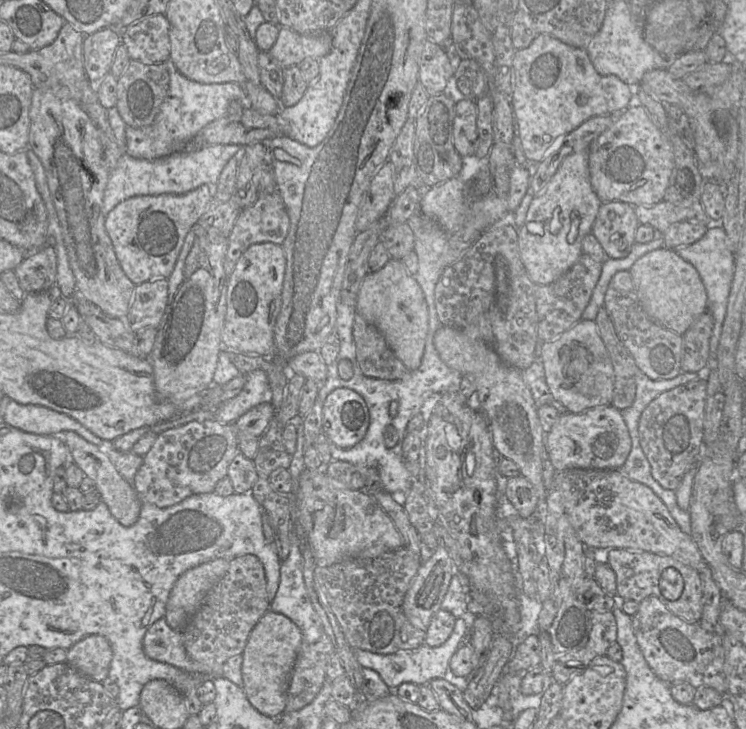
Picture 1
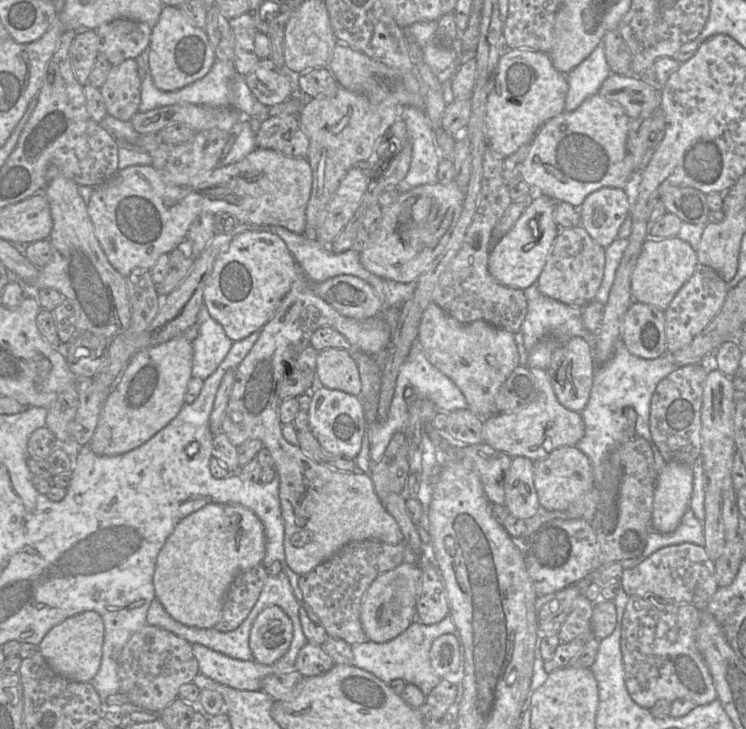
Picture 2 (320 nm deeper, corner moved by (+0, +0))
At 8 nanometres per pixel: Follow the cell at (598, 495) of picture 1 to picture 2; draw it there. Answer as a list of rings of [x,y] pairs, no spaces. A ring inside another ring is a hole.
[[[562,446],[547,457],[532,461],[534,487],[540,507],[547,511],[563,511],[594,487],[592,466],[587,456],[575,446]]]

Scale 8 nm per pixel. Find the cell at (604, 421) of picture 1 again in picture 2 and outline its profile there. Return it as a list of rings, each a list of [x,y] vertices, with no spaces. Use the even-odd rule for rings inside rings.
[[[528,367],[537,383],[537,396],[528,405],[511,413],[497,413],[483,421],[483,442],[511,458],[523,456],[532,461],[547,457],[553,450],[562,446],[575,446],[584,435],[581,414],[562,406],[554,393],[546,370]]]

